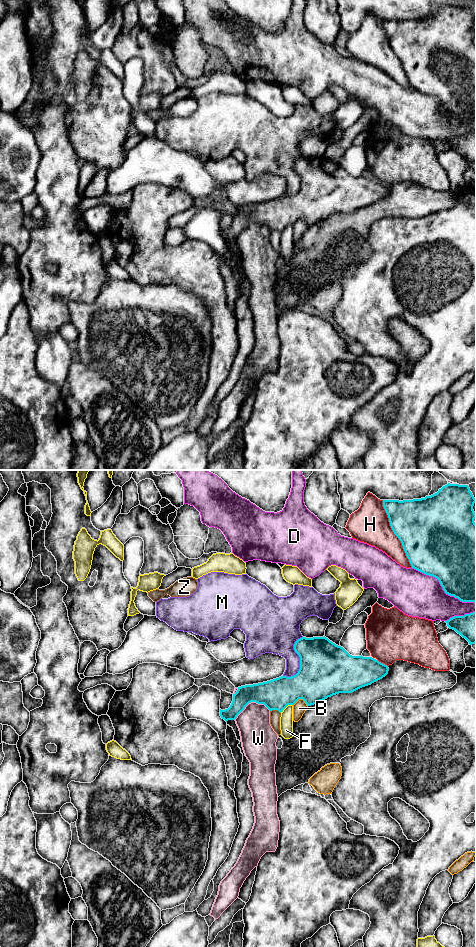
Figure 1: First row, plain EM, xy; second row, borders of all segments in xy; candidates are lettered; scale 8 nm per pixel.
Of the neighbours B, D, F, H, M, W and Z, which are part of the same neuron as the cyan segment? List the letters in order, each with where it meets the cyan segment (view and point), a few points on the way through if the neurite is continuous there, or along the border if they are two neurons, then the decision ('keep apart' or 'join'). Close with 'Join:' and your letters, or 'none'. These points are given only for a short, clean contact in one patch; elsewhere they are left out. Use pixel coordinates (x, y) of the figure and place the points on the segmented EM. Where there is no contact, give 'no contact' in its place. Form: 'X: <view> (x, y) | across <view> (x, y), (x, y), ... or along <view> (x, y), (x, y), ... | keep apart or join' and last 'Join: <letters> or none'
B: xy (299, 698) | keep apart
D: xy (443, 588) | keep apart
F: xy (285, 707) | keep apart
H: xy (394, 533) | keep apart
M: xy (300, 661) | keep apart
W: xy (251, 701) | along xy (270, 710), (263, 704), (250, 702), (234, 719) | keep apart
Z: xy (275, 709) | keep apart
Join: none

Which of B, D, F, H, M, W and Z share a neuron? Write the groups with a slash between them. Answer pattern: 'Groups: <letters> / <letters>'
Groups: B / D / F / H / M / W / Z

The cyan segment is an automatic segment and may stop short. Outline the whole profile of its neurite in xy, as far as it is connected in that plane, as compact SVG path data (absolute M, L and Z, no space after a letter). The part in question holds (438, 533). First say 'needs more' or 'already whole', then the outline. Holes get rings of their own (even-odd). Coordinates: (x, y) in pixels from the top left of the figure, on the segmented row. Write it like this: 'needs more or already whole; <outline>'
already whole; M448 483L447 485L439 489L437 493L431 496L426 496L425 498L403 501L383 500L383 507L388 515L390 526L394 534L401 541L403 549L406 553L407 558L409 559L412 568L426 575L437 578L446 594L454 596L462 602L474 602L476 604L476 523L474 522L474 519L476 518L476 513L473 510L475 502L476 499L474 498L468 485Z

